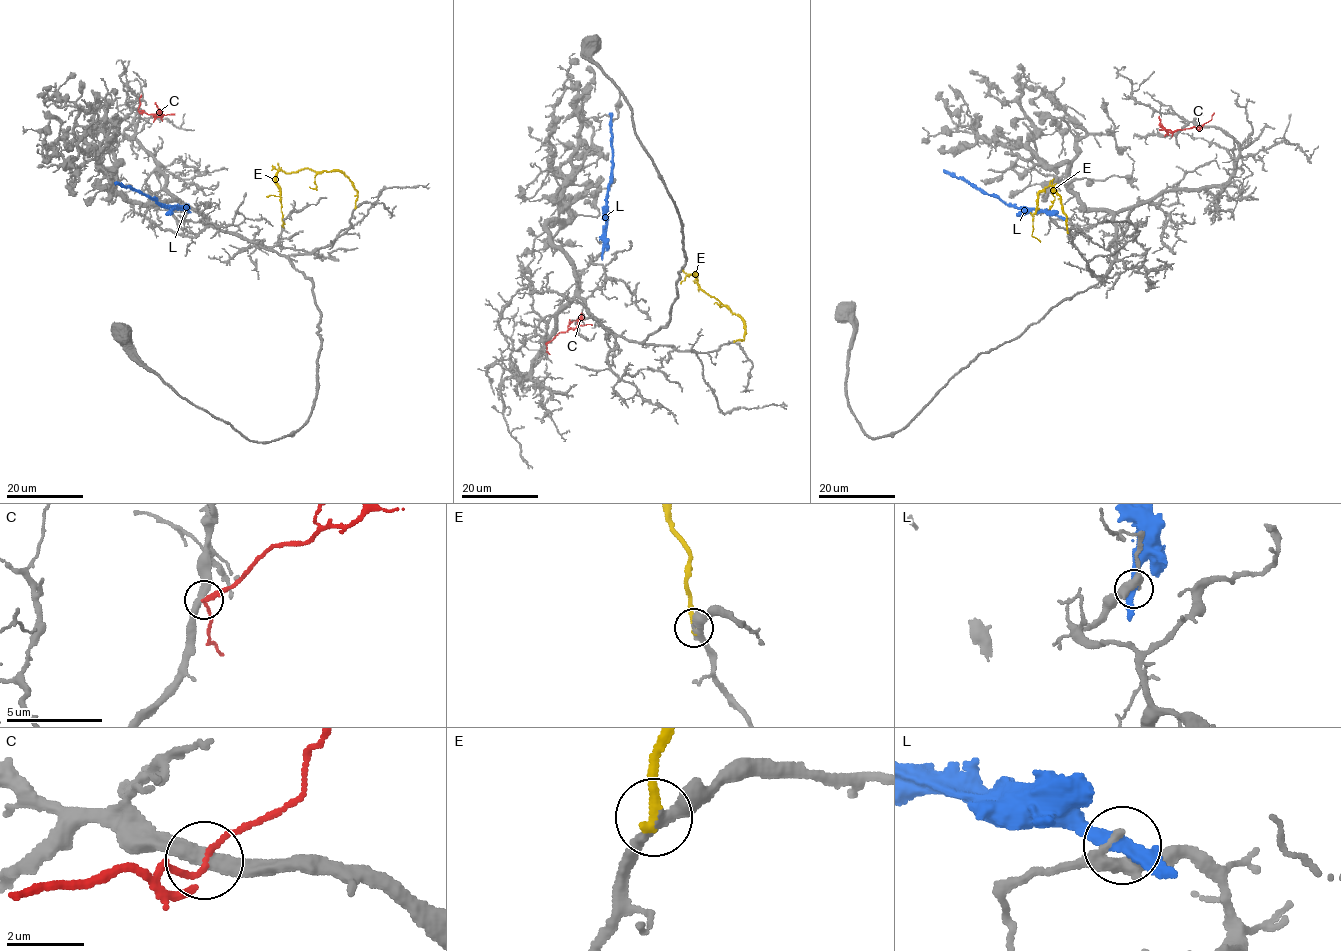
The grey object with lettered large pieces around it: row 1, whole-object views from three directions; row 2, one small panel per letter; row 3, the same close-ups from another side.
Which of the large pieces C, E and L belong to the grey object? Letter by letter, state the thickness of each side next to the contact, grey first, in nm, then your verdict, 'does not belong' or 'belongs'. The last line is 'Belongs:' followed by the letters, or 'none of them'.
C: 400 nm thick on the grey side, 110 nm on the other; does not belong
E: 260 nm thick on the grey side, 240 nm on the other; belongs
L: 260 nm thick on the grey side, 320 nm on the other; does not belong
Belongs: E

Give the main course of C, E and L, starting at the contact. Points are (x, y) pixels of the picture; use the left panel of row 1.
C: (137, 109), (162, 115), (157, 113), (153, 122)
E: (355, 207), (357, 191), (348, 177), (338, 171), (279, 171), (275, 176), (283, 227)
L: (187, 210), (174, 206), (162, 207), (156, 200), (115, 181)

